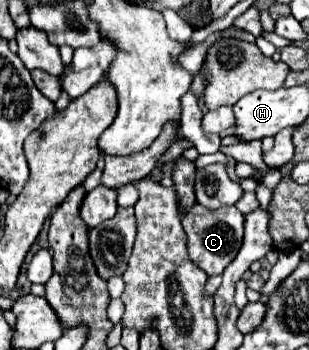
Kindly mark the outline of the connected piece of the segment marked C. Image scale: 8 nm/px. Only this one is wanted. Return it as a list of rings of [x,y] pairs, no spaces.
[[[196,204],[188,214],[184,214],[182,226],[188,234],[190,260],[194,260],[194,264],[198,264],[208,276],[222,274],[224,268],[230,264],[230,260],[234,260],[234,256],[238,254],[238,248],[242,246],[244,216],[238,212],[236,206],[208,210]]]

